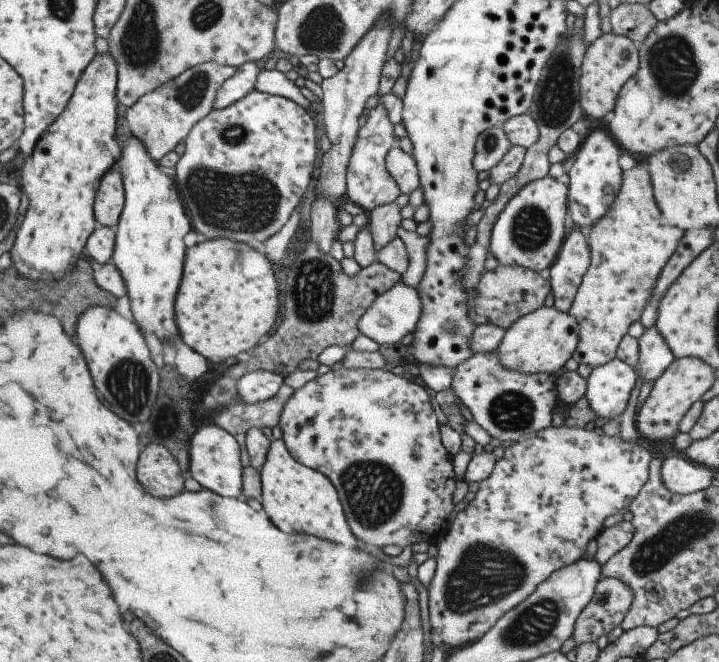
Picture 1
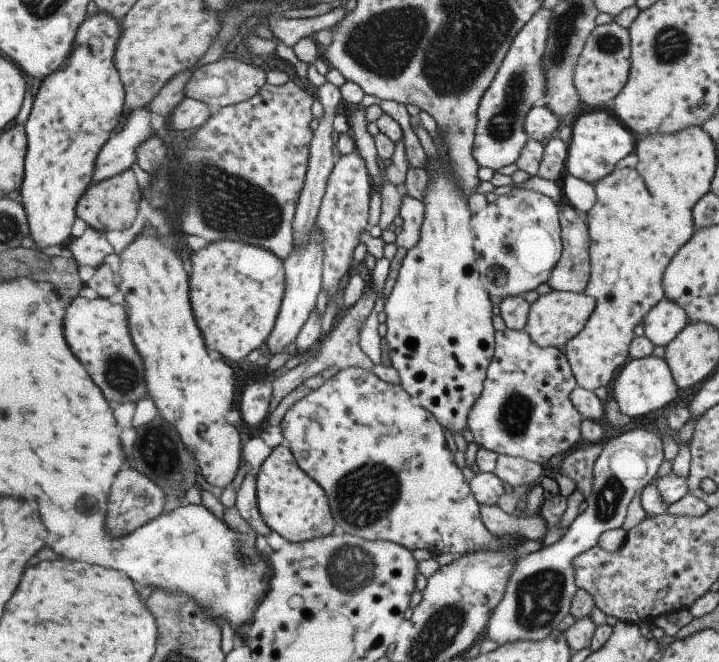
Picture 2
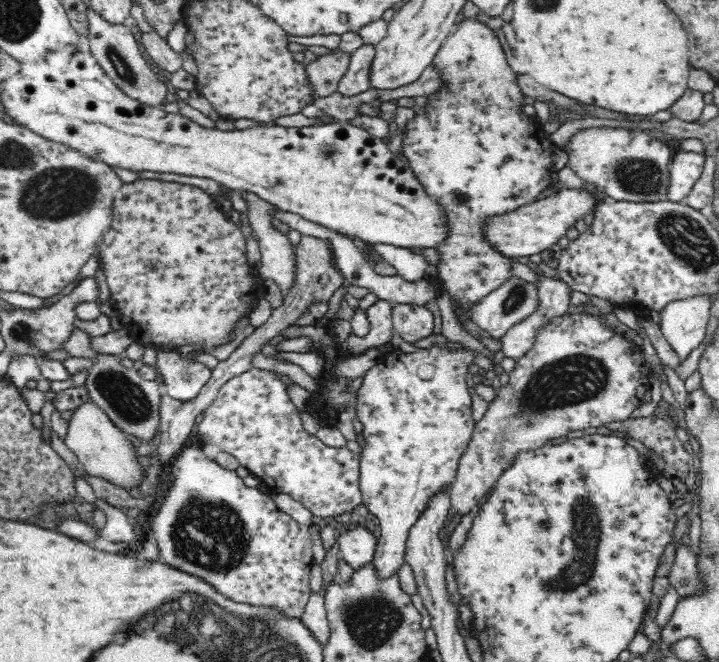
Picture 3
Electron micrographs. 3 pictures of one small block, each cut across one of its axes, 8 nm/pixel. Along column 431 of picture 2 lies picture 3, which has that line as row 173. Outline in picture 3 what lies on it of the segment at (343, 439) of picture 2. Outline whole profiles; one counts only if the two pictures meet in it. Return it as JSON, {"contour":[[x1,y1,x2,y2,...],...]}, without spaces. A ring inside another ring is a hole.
{"contour":[[476,17,465,18,459,23,455,23,454,31,451,36,442,43,439,51,435,54,433,60,433,68,439,74,441,82,443,82,443,87,430,93,427,96,427,103,420,109,425,113,420,113,418,115,417,108,415,116,410,119,408,124,406,124,405,130,403,132,402,140,402,152,412,169,415,173,416,178,422,184,423,189,426,191,428,196,435,198,437,203,441,206,443,212,445,212,445,218,447,218,447,237,444,240,444,244,438,245,438,252,440,253,440,262,437,264,438,274,428,282,431,282,433,286,436,287,437,294,440,294,442,290,446,290,450,294,452,300,452,305,456,306,460,312,464,312,464,316,460,316,460,312,456,310,456,315,458,314,458,319,460,324,464,324,466,320,471,320,471,314,469,311,473,305,480,303,483,299,492,294,494,290,502,287,508,280,513,278,512,275,512,265,515,262,515,258,508,258,497,252,492,245,489,244,482,235,482,228,484,227,484,222,492,216,498,216,500,214,508,214,516,208,526,206,531,202,536,201,545,195,552,186,552,181,550,175,556,171,554,168,555,163,553,162,553,156,555,151,555,144,549,139,549,134,543,131,543,127,538,123,530,119,526,113,522,112,522,106,524,106,524,94,520,92,520,87,516,83,516,72,510,67,510,64,506,61,506,54,504,53,504,48,500,45,500,40,495,34,494,29,488,27,483,21,476,19]]}

